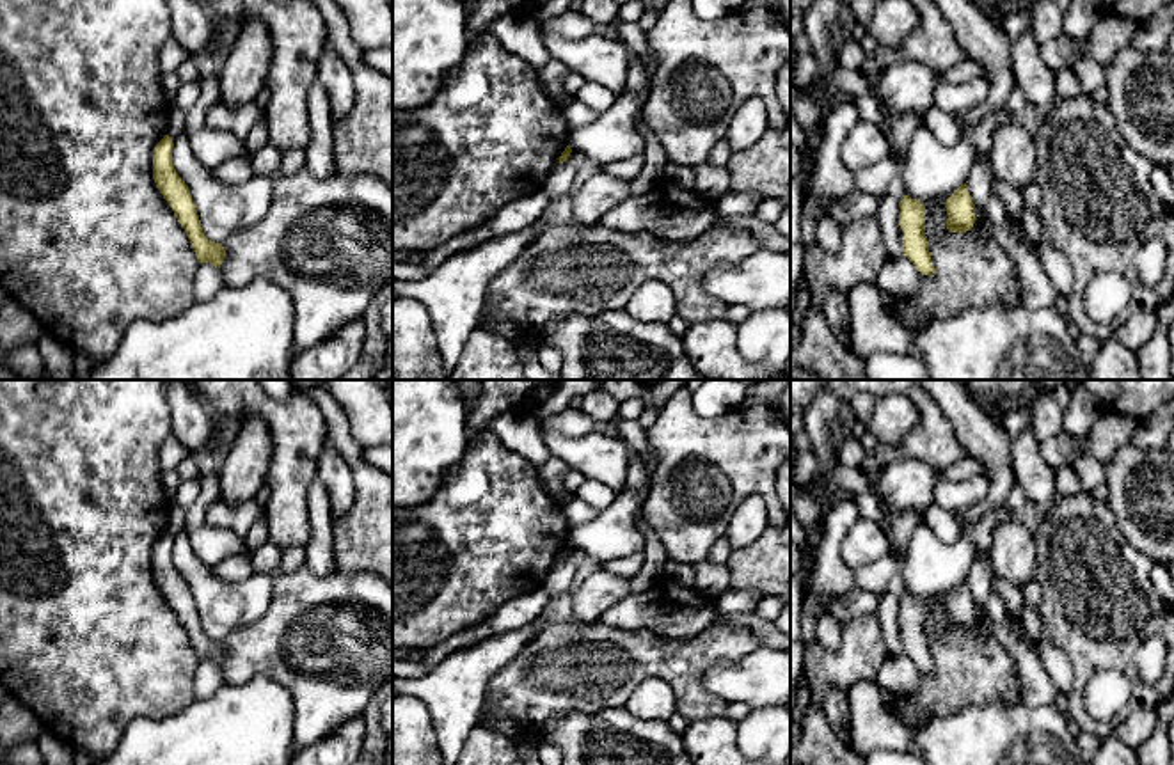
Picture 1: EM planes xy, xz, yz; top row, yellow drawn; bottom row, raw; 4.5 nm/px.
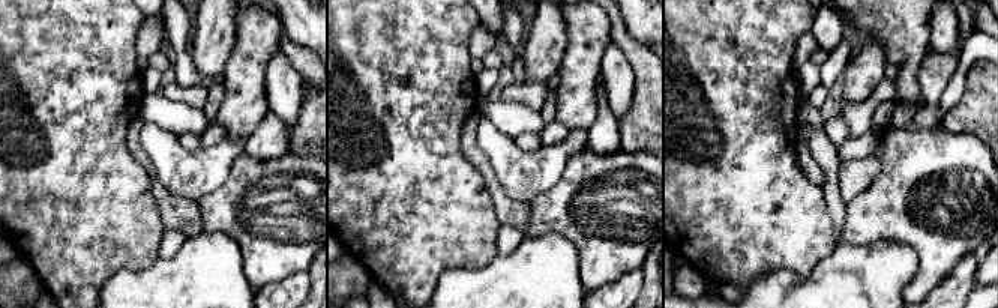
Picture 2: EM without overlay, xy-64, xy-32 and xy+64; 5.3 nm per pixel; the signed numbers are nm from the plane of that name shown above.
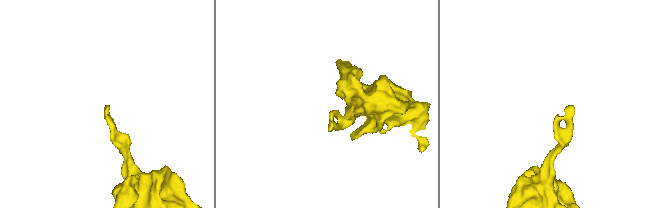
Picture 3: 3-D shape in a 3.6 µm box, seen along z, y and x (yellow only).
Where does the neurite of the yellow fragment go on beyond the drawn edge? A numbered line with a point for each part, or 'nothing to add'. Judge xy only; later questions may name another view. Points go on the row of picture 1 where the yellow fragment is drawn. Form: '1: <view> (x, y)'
nothing to add

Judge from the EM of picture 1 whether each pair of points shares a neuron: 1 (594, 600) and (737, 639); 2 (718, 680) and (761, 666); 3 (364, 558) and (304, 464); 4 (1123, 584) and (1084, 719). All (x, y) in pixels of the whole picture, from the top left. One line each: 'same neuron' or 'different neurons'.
1: different neurons
2: same neuron
3: different neurons
4: same neuron

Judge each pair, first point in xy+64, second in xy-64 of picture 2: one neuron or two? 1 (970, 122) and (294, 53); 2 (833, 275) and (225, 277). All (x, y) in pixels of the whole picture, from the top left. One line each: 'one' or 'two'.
1: one
2: one

